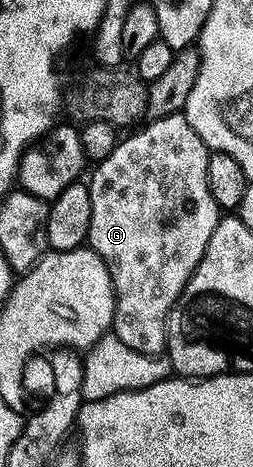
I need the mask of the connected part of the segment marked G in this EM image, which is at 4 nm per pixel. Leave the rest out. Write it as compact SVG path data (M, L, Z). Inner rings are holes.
M174 112L173 114L169 114L168 116L160 116L158 118L152 119L150 122L152 124L144 123L142 125L142 127L144 126L144 128L141 129L140 132L132 131L130 134L127 134L132 134L132 136L127 136L124 138L124 140L122 137L122 139L120 139L118 143L116 143L115 149L113 150L113 154L109 154L109 158L105 158L104 160L98 161L98 163L94 165L95 173L92 174L91 180L89 179L89 187L91 189L91 221L89 222L89 234L87 235L87 244L105 262L105 266L107 267L107 269L109 270L109 274L111 275L111 281L113 282L113 290L115 291L115 323L113 325L113 335L115 335L117 338L121 338L121 342L125 342L125 346L129 346L130 348L132 348L133 350L137 350L141 354L157 356L160 355L160 353L162 353L167 346L167 319L165 319L165 314L163 314L163 312L159 312L159 310L161 310L161 302L157 304L157 286L161 288L161 284L167 284L167 276L179 276L179 280L184 280L186 283L189 282L189 278L193 275L193 273L195 273L195 271L197 270L197 266L201 262L201 258L205 254L205 246L209 246L209 238L213 238L213 230L217 230L217 226L219 225L219 221L221 219L221 209L219 207L218 202L213 198L213 194L209 190L209 178L207 177L207 171L209 170L209 149L207 143L205 143L204 140L197 134L197 130L193 130L193 126L189 126L189 122L187 121L186 115L184 115L183 112ZM183 194L185 194L187 198L191 198L191 238L187 238L187 242L185 242L185 250L135 250L135 248L137 248L137 236L139 236L139 244L141 244L141 248L145 246L145 244L143 244L143 240L141 240L141 238L143 238L143 236L141 236L141 230L143 230L143 224L145 224L145 220L143 220L143 218L145 218L145 216L147 216L147 218L151 218L151 220L149 220L149 224L151 224L153 228L159 228L159 230L163 232L163 226L165 226L163 218L167 218L169 210L173 210L173 208L175 208L173 204L177 204L177 200L181 200L181 196L183 196Z

